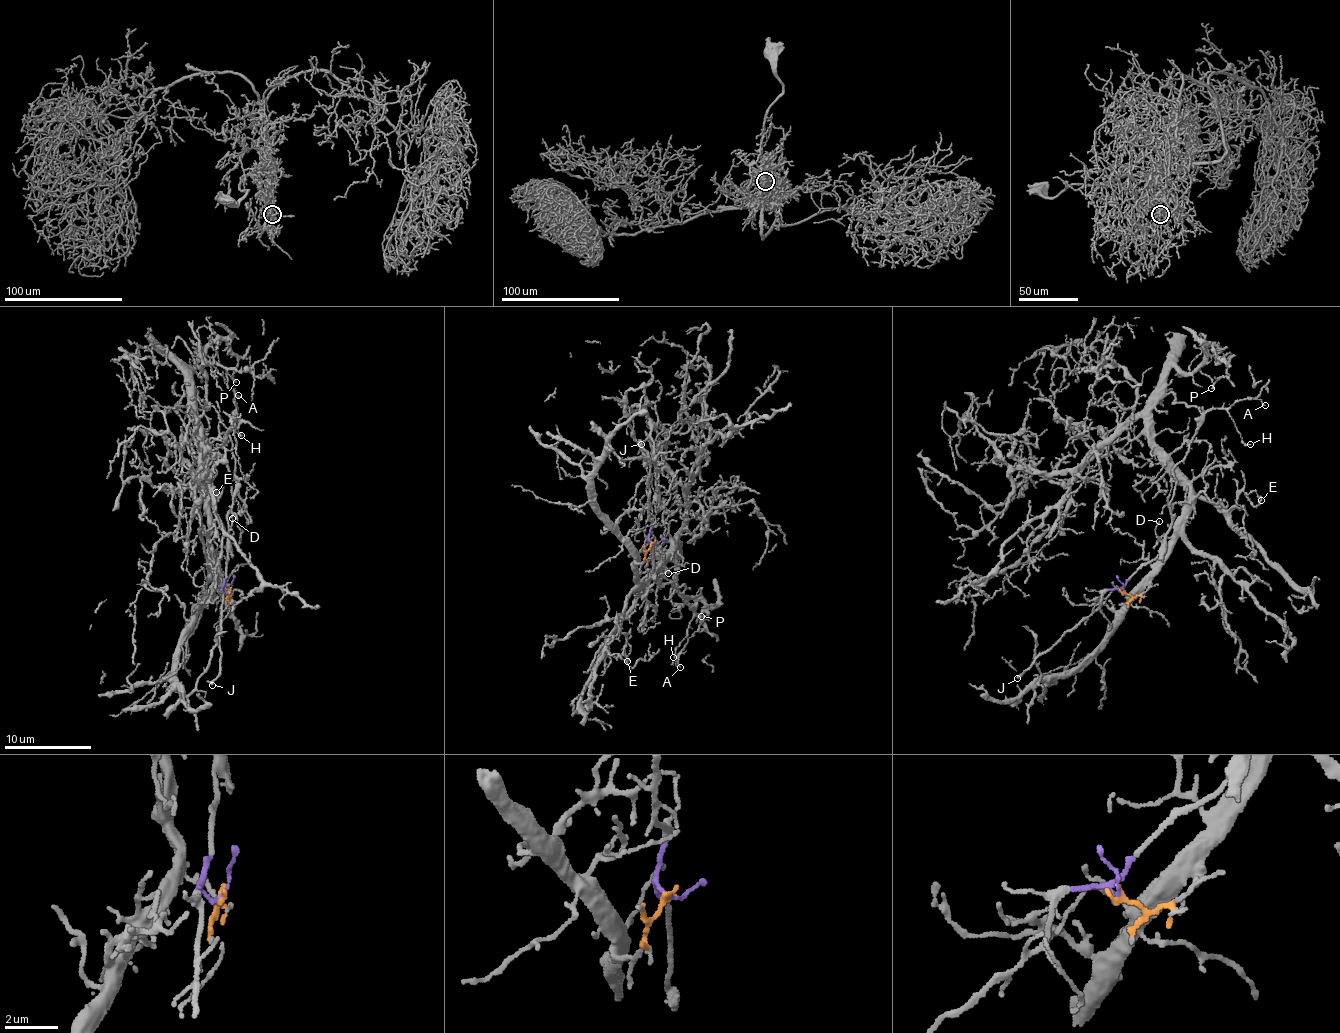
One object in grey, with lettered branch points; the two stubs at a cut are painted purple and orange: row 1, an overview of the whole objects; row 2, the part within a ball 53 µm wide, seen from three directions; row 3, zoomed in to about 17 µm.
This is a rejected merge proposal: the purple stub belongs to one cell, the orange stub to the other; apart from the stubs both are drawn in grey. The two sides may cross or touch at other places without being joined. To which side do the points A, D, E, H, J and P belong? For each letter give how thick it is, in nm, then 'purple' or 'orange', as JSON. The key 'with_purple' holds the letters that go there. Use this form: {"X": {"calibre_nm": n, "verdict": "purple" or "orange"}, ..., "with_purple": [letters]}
{"A": {"calibre_nm": 90, "verdict": "purple"}, "D": {"calibre_nm": 90, "verdict": "purple"}, "E": {"calibre_nm": 160, "verdict": "orange"}, "H": {"calibre_nm": 130, "verdict": "purple"}, "J": {"calibre_nm": 240, "verdict": "purple"}, "P": {"calibre_nm": 150, "verdict": "orange"}, "with_purple": ["A", "D", "H", "J"]}

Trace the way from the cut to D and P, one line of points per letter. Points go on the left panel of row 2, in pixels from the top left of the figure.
D: (229, 590), (222, 586), (231, 518)
P: (230, 590), (228, 596), (213, 566), (186, 365), (193, 370), (222, 339), (238, 358), (235, 382)

